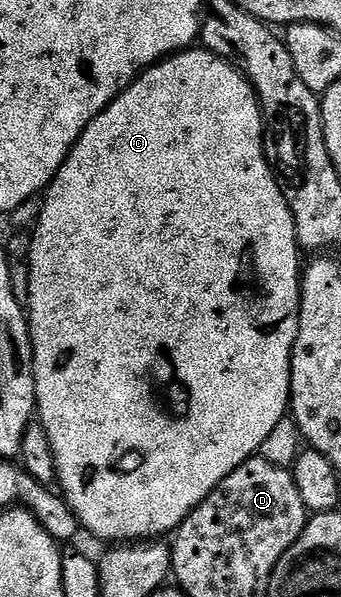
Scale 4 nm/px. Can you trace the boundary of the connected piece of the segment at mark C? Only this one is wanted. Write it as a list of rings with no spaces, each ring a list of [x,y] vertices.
[[[190,47],[190,48],[187,48],[187,49],[182,49],[182,50],[181,50],[181,52],[180,52],[180,53],[175,53],[175,54],[173,54],[173,56],[172,56],[172,57],[166,57],[166,58],[165,58],[165,60],[164,60],[164,61],[158,61],[158,62],[157,62],[157,64],[155,64],[155,65],[152,65],[152,67],[151,67],[151,68],[149,68],[149,69],[146,69],[146,70],[145,70],[145,72],[143,72],[143,73],[138,73],[138,74],[137,74],[137,76],[136,76],[136,77],[134,77],[134,79],[133,79],[133,81],[132,81],[132,83],[130,83],[130,85],[129,85],[129,86],[128,86],[128,87],[127,87],[127,88],[126,88],[126,89],[122,89],[122,90],[121,90],[121,94],[119,94],[119,96],[118,96],[118,97],[116,97],[116,99],[115,99],[115,100],[114,100],[114,101],[113,101],[113,102],[111,102],[111,104],[110,104],[110,105],[109,105],[109,106],[108,106],[108,107],[106,107],[106,109],[104,109],[104,110],[103,110],[103,112],[101,112],[101,114],[99,114],[99,115],[98,115],[98,116],[97,116],[97,117],[96,117],[96,119],[95,119],[95,120],[93,120],[93,121],[92,121],[92,123],[90,123],[90,125],[89,125],[89,126],[87,126],[87,127],[86,127],[86,129],[85,129],[85,130],[84,130],[84,131],[83,131],[83,135],[79,135],[79,139],[78,139],[78,140],[77,140],[77,141],[76,141],[76,142],[75,142],[75,143],[74,143],[74,144],[73,144],[73,150],[71,150],[71,152],[70,152],[70,153],[69,153],[69,154],[68,154],[68,155],[67,155],[67,159],[66,159],[66,160],[65,160],[65,162],[64,162],[64,163],[63,163],[63,167],[59,167],[59,171],[58,171],[58,172],[57,172],[57,174],[56,174],[56,175],[55,175],[55,179],[54,179],[54,180],[53,180],[53,182],[51,182],[51,183],[50,183],[50,184],[49,184],[49,188],[48,188],[48,189],[46,189],[46,190],[45,190],[45,192],[44,192],[44,194],[43,194],[43,200],[42,200],[42,202],[41,202],[41,214],[40,214],[40,215],[39,215],[39,219],[38,219],[38,220],[37,220],[37,224],[36,224],[36,225],[34,225],[34,226],[32,226],[32,229],[31,229],[31,234],[32,234],[32,241],[31,241],[31,243],[30,243],[30,253],[29,253],[29,256],[28,256],[28,258],[27,258],[27,264],[28,264],[28,266],[29,266],[29,300],[28,300],[28,302],[27,302],[27,316],[28,316],[28,318],[29,318],[29,338],[30,338],[30,339],[31,339],[31,343],[32,343],[32,344],[33,344],[33,374],[34,374],[34,375],[35,375],[35,383],[36,383],[36,384],[37,384],[37,407],[36,407],[36,410],[35,410],[35,413],[36,413],[36,416],[37,416],[37,417],[38,417],[38,418],[39,418],[39,424],[40,424],[40,425],[41,425],[41,426],[42,426],[42,427],[44,427],[44,429],[45,429],[45,430],[46,430],[46,431],[47,431],[47,439],[48,439],[48,440],[49,440],[49,446],[50,446],[50,447],[51,447],[51,451],[52,451],[52,452],[53,452],[53,462],[54,462],[54,463],[55,463],[55,471],[56,471],[56,472],[57,472],[57,480],[56,480],[56,484],[57,484],[57,485],[58,485],[58,486],[59,486],[59,492],[60,492],[60,494],[61,494],[61,496],[62,496],[62,497],[64,497],[64,499],[65,499],[65,502],[67,502],[67,504],[69,504],[69,506],[70,506],[70,507],[71,507],[71,511],[72,511],[72,512],[73,512],[73,514],[75,514],[75,515],[76,515],[76,516],[77,516],[77,520],[78,520],[78,522],[79,522],[79,525],[80,525],[80,528],[81,528],[81,529],[82,529],[82,530],[84,530],[84,532],[85,532],[85,529],[86,529],[86,531],[87,531],[87,532],[89,532],[89,533],[94,533],[94,535],[95,535],[95,536],[97,536],[97,537],[102,537],[102,539],[103,539],[103,540],[105,540],[105,541],[109,541],[109,542],[105,542],[105,543],[136,543],[136,542],[138,542],[138,541],[140,541],[140,540],[142,540],[142,539],[161,539],[161,538],[164,538],[164,537],[165,537],[165,536],[166,536],[166,535],[165,535],[165,534],[164,534],[164,533],[169,533],[169,534],[172,534],[172,533],[173,533],[173,532],[174,532],[174,531],[175,531],[175,530],[177,530],[177,529],[178,529],[178,527],[179,527],[179,526],[180,526],[180,525],[181,525],[181,524],[182,524],[182,523],[183,523],[183,522],[185,522],[185,520],[186,520],[186,519],[187,519],[187,515],[191,515],[191,511],[195,511],[195,507],[199,507],[199,506],[200,506],[200,505],[202,505],[202,504],[203,504],[203,502],[204,502],[204,501],[206,501],[206,499],[208,499],[208,498],[209,498],[209,496],[210,496],[210,495],[211,495],[211,491],[215,491],[215,487],[219,487],[219,483],[223,483],[223,479],[227,479],[227,475],[231,475],[231,471],[235,471],[235,467],[239,467],[239,466],[240,466],[240,465],[241,465],[241,464],[243,464],[243,463],[244,463],[244,461],[245,461],[245,460],[247,460],[247,458],[248,458],[248,457],[255,457],[255,456],[258,456],[258,454],[260,454],[260,452],[261,452],[261,448],[262,448],[262,447],[263,447],[263,439],[267,439],[267,435],[271,435],[271,431],[272,431],[272,429],[274,429],[274,428],[275,428],[275,426],[277,426],[277,424],[279,424],[279,422],[281,422],[281,421],[282,421],[282,420],[283,420],[283,418],[284,418],[284,417],[285,417],[285,416],[286,416],[286,415],[287,415],[287,414],[288,414],[288,413],[289,413],[289,383],[290,383],[290,381],[291,381],[291,359],[292,359],[292,358],[293,358],[293,344],[294,344],[294,343],[295,343],[295,339],[296,339],[296,338],[297,338],[297,332],[298,332],[298,331],[299,331],[299,315],[300,315],[300,314],[301,314],[301,278],[302,278],[302,276],[303,276],[303,260],[302,260],[302,261],[301,261],[301,257],[300,257],[300,255],[301,255],[301,256],[302,256],[302,254],[301,254],[301,253],[300,253],[300,252],[299,252],[299,246],[298,246],[298,243],[297,243],[297,232],[296,232],[296,231],[295,231],[295,219],[294,219],[294,218],[293,218],[293,216],[292,216],[292,215],[291,215],[291,211],[290,211],[290,210],[289,210],[289,204],[288,204],[288,203],[287,203],[287,199],[286,199],[286,198],[285,198],[285,191],[284,191],[284,189],[282,189],[282,188],[281,188],[281,182],[280,182],[280,180],[278,180],[278,178],[277,178],[277,177],[276,177],[276,176],[275,176],[275,174],[274,174],[274,171],[273,171],[273,167],[272,167],[272,165],[270,165],[270,163],[269,163],[269,161],[268,161],[268,159],[267,159],[267,158],[266,158],[266,157],[265,157],[265,138],[264,138],[264,135],[265,135],[265,125],[264,125],[264,123],[262,123],[262,122],[261,122],[261,105],[260,105],[260,103],[259,103],[259,102],[258,102],[258,101],[257,101],[257,92],[255,92],[255,90],[253,90],[253,85],[252,85],[252,83],[250,83],[250,81],[248,81],[248,79],[246,79],[246,78],[245,78],[245,74],[244,74],[244,73],[242,73],[242,72],[241,72],[241,70],[240,70],[240,69],[238,69],[238,68],[237,68],[237,66],[236,66],[236,65],[234,65],[234,64],[232,64],[232,63],[230,63],[230,62],[228,62],[228,61],[226,61],[226,60],[225,60],[225,58],[223,58],[223,57],[216,57],[216,56],[215,56],[215,55],[214,55],[214,54],[213,54],[213,53],[210,53],[210,52],[209,52],[209,50],[208,50],[208,49],[206,49],[206,48],[204,48],[204,47]]]

